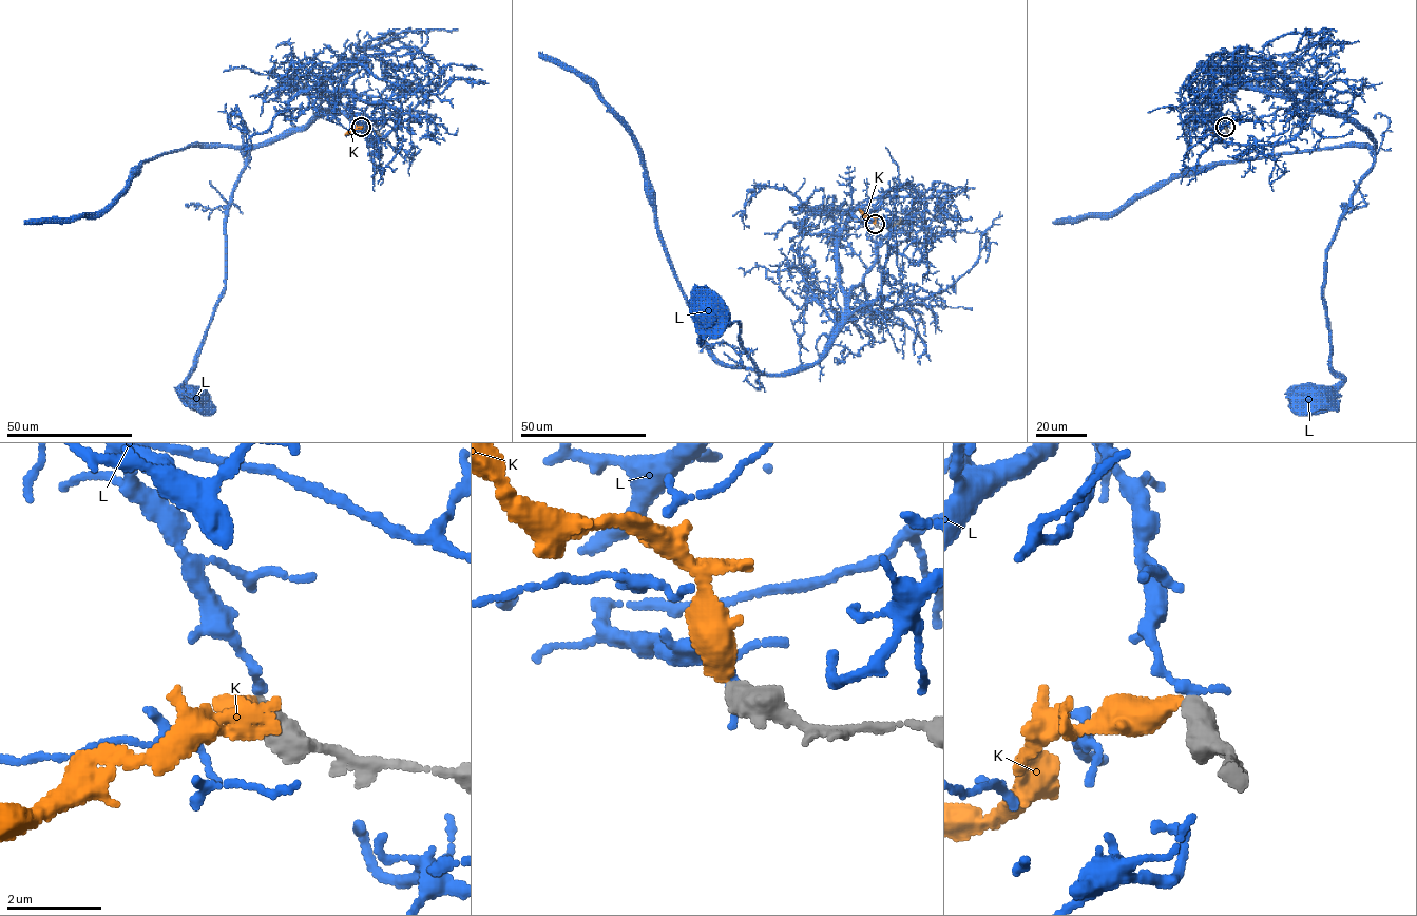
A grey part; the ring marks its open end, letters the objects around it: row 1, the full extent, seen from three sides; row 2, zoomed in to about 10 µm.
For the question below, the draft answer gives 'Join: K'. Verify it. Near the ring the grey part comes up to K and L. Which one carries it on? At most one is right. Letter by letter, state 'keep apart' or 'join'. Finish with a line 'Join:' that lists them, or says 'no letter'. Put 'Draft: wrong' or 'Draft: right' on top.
Draft: right
K: join
L: keep apart
Join: K

